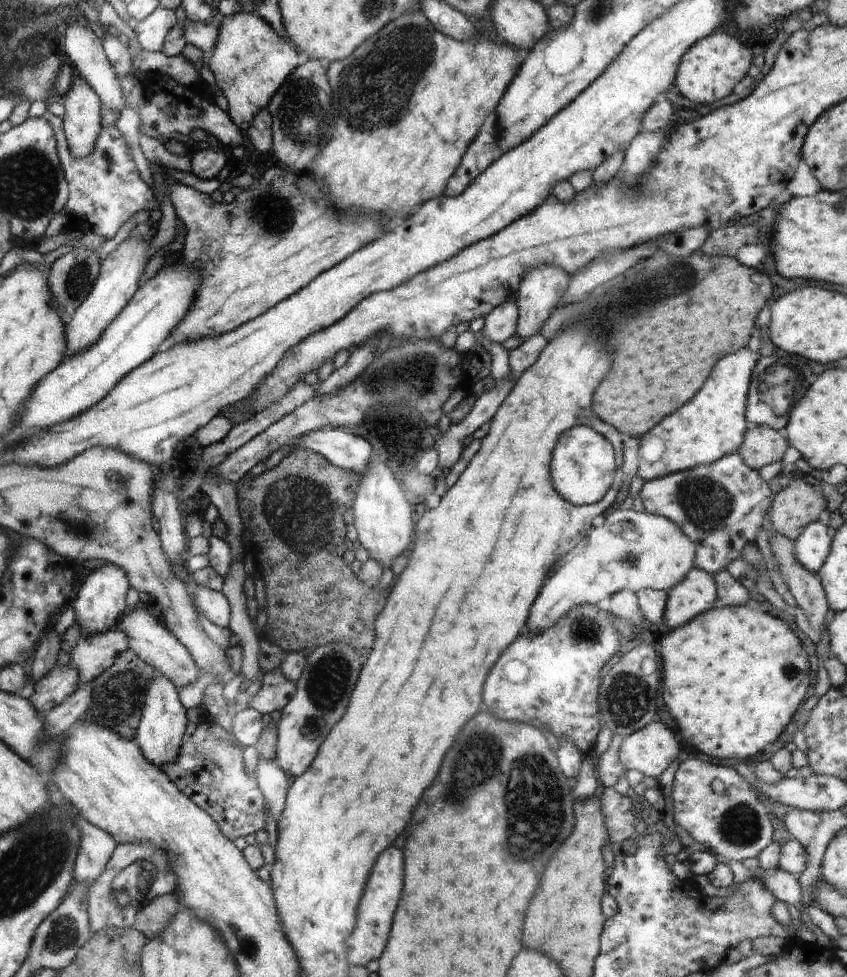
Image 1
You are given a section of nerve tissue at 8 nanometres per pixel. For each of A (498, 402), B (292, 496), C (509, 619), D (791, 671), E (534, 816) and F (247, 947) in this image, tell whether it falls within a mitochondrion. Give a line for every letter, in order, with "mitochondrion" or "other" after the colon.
A: other
B: mitochondrion
C: other
D: mitochondrion
E: mitochondrion
F: mitochondrion

